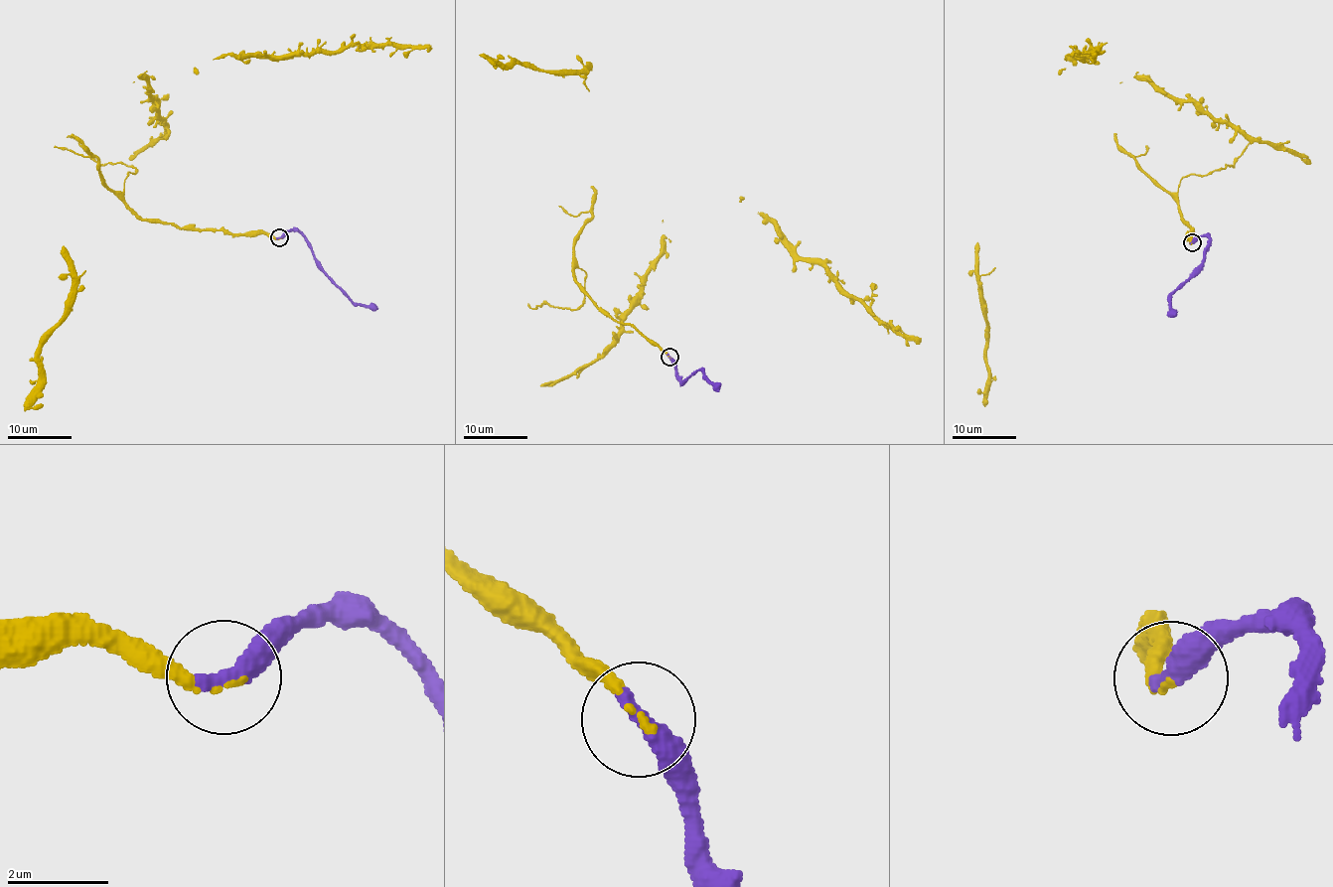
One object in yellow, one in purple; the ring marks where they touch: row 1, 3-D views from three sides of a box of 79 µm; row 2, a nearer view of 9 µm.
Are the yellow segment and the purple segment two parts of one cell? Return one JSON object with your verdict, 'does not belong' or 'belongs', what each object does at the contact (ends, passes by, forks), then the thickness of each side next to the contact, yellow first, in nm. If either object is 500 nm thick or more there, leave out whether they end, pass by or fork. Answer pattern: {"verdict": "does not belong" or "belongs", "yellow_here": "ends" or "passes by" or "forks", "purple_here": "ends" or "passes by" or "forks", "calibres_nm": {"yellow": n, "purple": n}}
{"verdict": "belongs", "yellow_here": "ends", "purple_here": "ends", "calibres_nm": {"yellow": 100, "purple": 440}}

